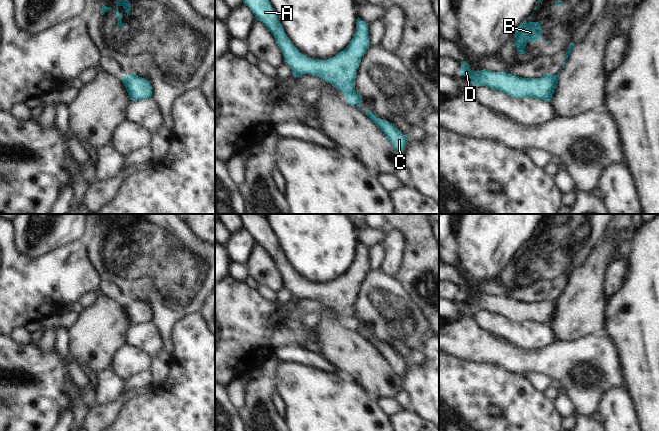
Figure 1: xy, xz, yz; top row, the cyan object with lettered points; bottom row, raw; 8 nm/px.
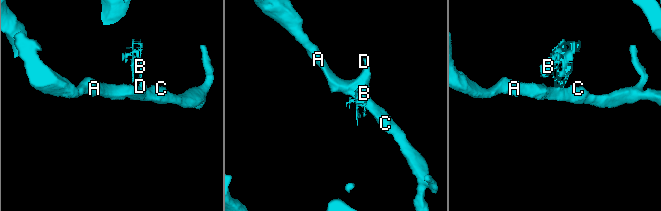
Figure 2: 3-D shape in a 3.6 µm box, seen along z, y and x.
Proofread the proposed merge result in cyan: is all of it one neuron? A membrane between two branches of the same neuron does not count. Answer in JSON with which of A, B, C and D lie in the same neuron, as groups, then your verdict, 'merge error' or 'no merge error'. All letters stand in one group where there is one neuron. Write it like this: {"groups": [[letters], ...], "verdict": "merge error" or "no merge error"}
{"groups": [["A", "C", "D"], ["B"]], "verdict": "merge error"}

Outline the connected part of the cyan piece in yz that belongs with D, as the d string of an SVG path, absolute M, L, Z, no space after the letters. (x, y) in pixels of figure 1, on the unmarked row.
M463 285L459 299L468 300L473 310L486 310L513 322L535 322L537 324L551 325L558 303L522 302L507 296L490 296L487 293L472 295L467 285Z

